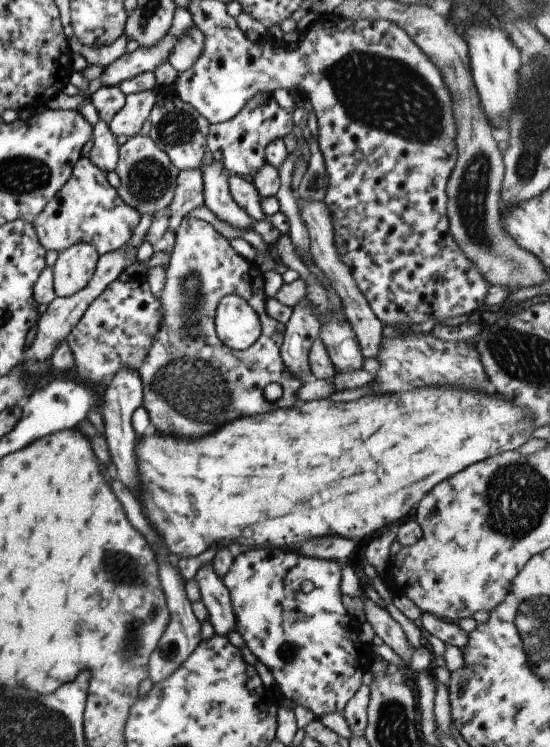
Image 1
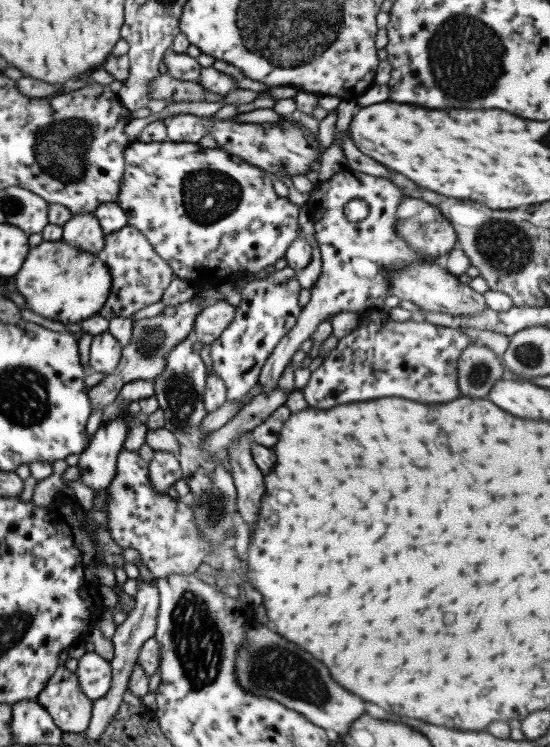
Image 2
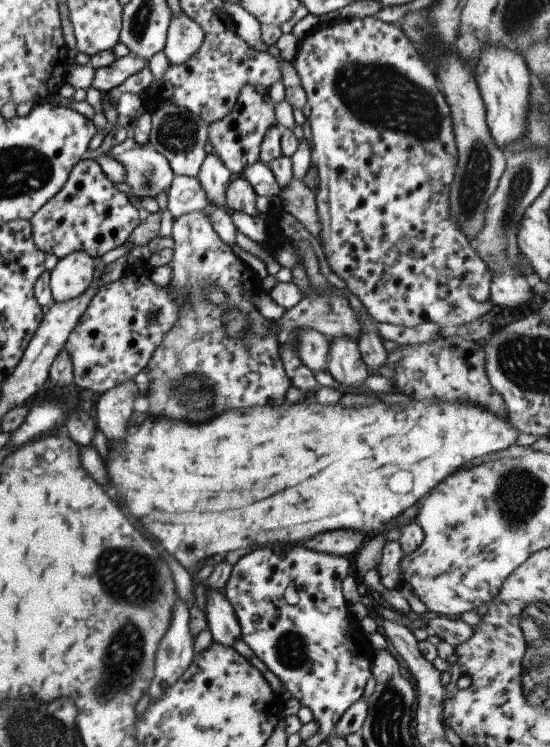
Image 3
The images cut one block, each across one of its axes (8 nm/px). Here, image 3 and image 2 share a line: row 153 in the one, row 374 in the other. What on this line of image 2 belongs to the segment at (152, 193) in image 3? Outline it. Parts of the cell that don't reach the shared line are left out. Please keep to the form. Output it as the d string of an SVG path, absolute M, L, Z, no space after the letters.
M198 289L198 294L190 301L183 302L178 306L166 307L155 317L133 320L132 336L129 343L122 348L118 366L96 386L88 390L92 410L112 404L126 383L138 379L154 380L162 373L166 363L166 355L176 344L192 334L196 316L200 312L198 306L200 306L200 300L203 297L201 290Z

